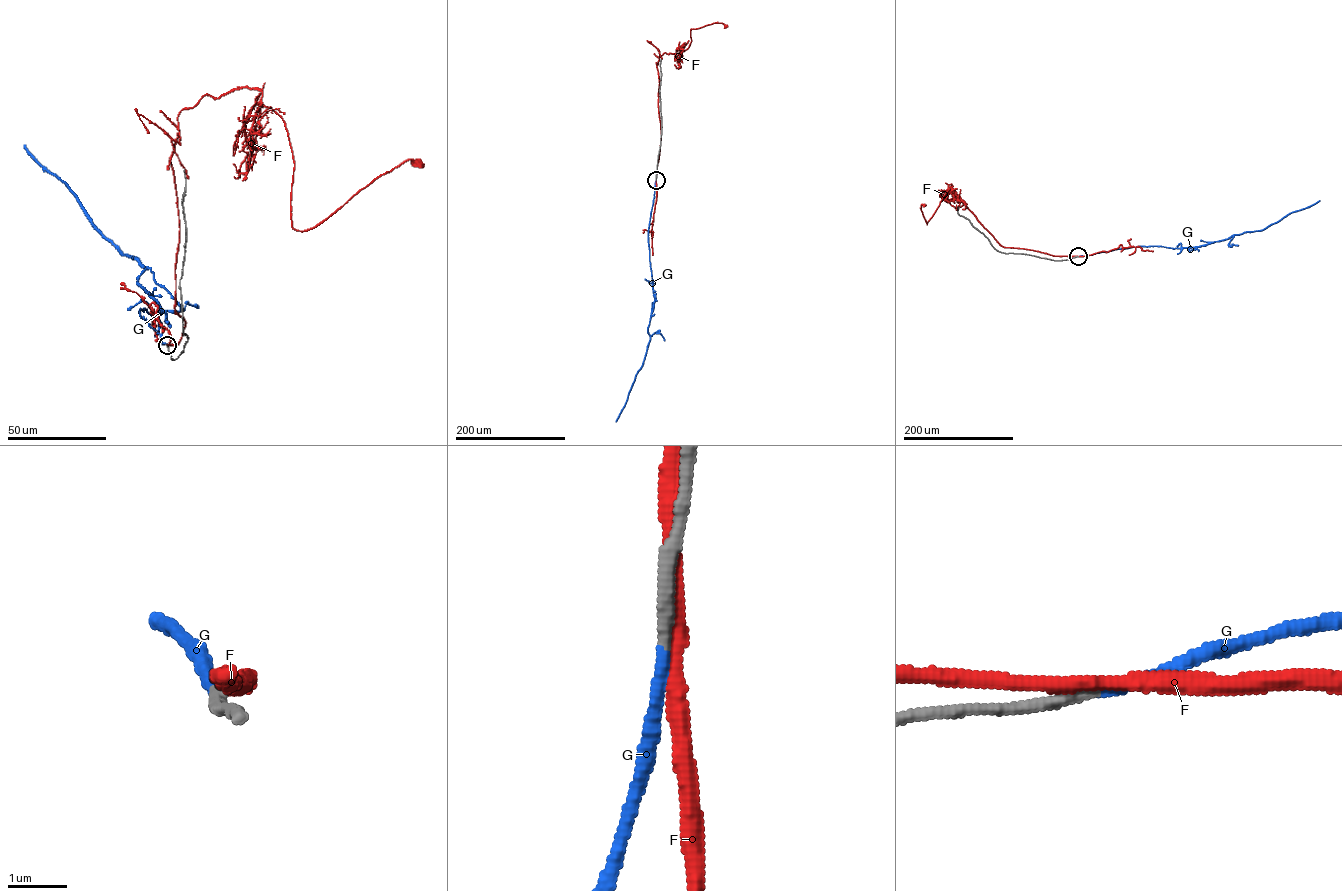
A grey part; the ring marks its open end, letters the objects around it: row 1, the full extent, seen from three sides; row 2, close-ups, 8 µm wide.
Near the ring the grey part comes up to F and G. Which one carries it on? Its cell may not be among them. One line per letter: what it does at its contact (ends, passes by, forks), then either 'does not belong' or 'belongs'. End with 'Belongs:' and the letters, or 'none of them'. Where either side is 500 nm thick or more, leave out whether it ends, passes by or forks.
F: it passes by | does not belong
G: it ends | belongs
Belongs: G

